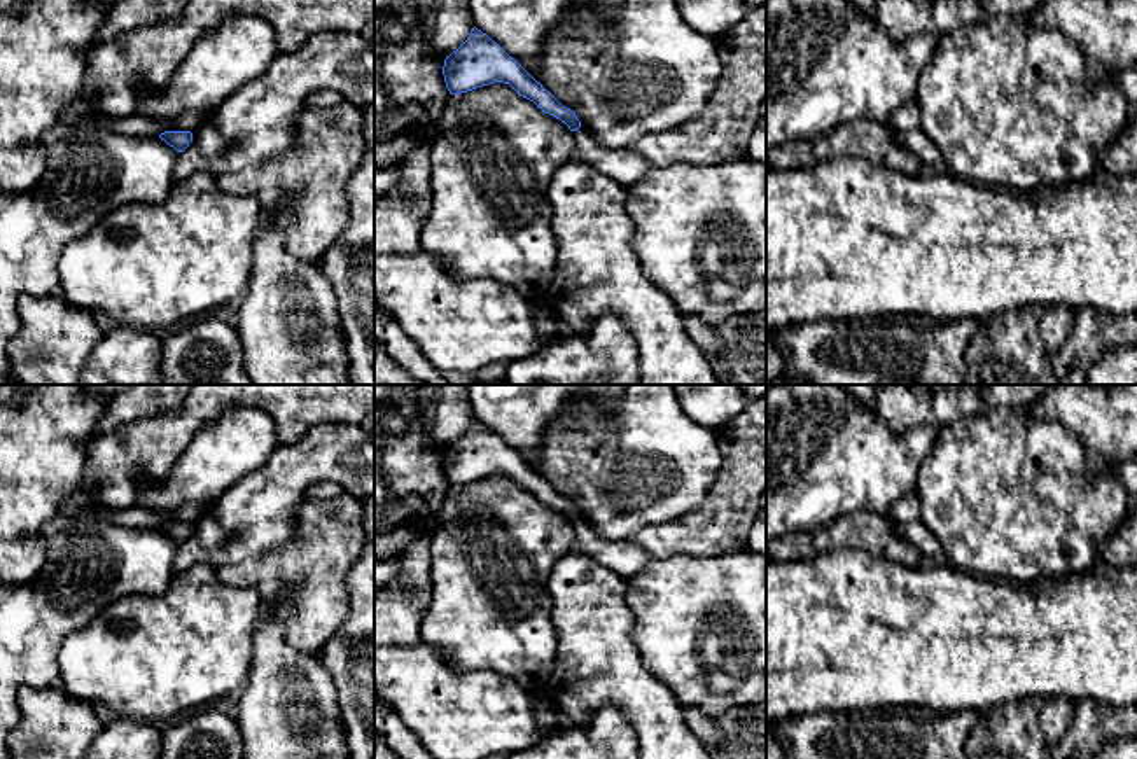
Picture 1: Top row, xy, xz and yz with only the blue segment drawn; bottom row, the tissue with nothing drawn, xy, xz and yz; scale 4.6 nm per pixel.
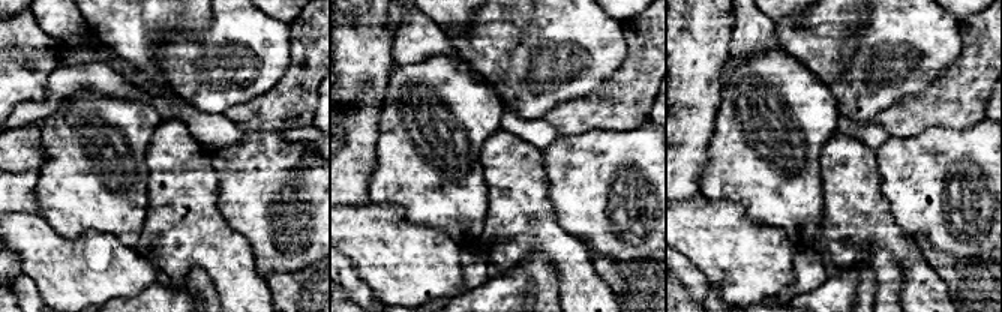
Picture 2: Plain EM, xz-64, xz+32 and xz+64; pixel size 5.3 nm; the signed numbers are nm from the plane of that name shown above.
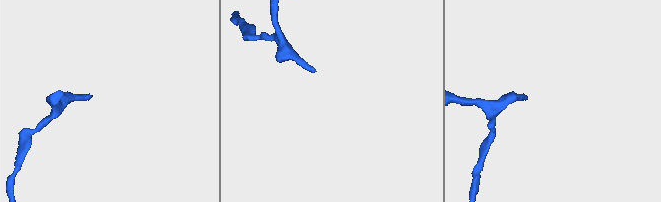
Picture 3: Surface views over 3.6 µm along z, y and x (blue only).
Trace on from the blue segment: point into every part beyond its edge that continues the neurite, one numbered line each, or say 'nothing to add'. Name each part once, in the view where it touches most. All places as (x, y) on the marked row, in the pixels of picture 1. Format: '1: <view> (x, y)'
1: xz (625, 167)

